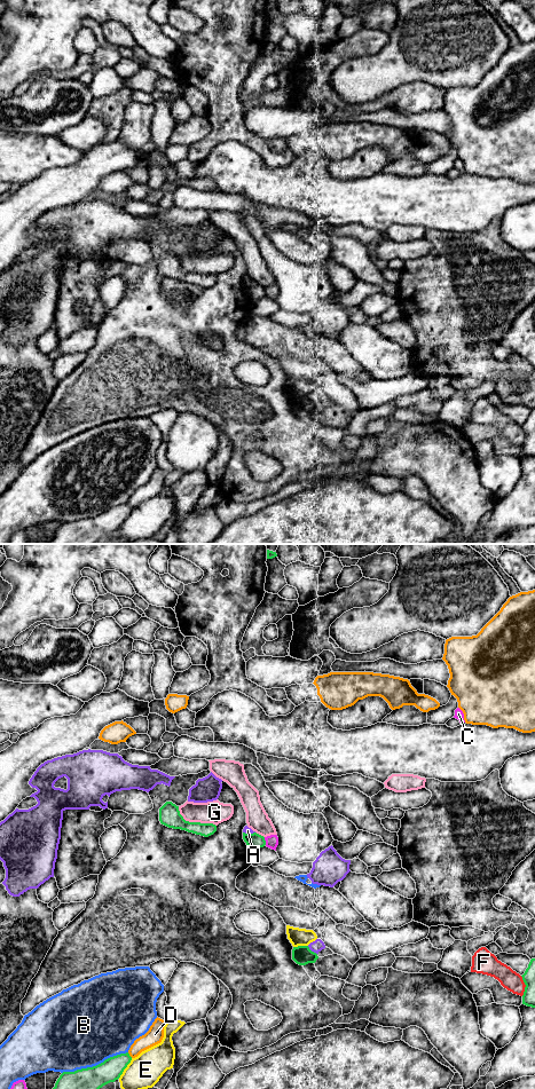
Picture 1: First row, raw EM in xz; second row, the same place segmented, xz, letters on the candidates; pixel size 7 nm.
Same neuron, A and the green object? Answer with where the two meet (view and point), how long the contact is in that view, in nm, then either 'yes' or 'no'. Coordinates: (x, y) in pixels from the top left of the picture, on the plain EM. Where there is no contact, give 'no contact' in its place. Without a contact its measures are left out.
contact xz (311, 401); length 90 nm; yes

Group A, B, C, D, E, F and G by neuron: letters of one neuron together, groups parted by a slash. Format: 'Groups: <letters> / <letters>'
Groups: A / B / C / D / E / F / G

